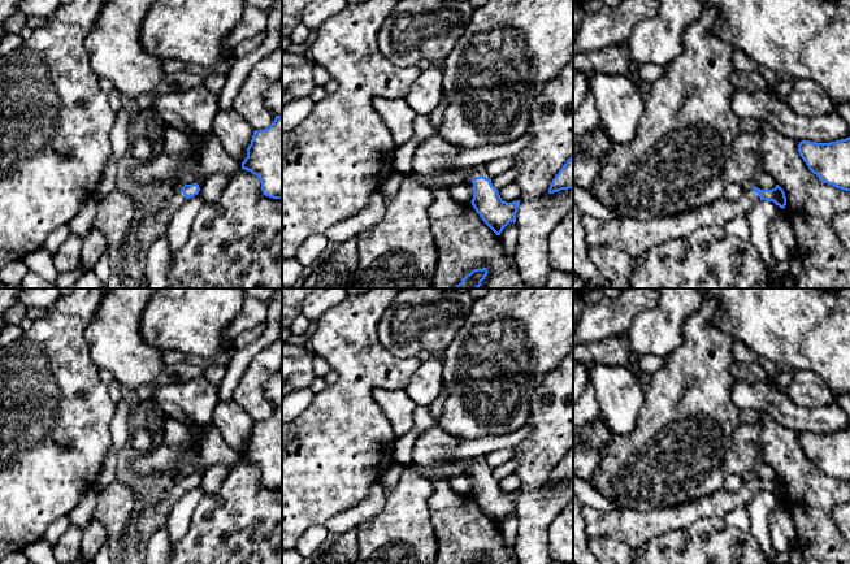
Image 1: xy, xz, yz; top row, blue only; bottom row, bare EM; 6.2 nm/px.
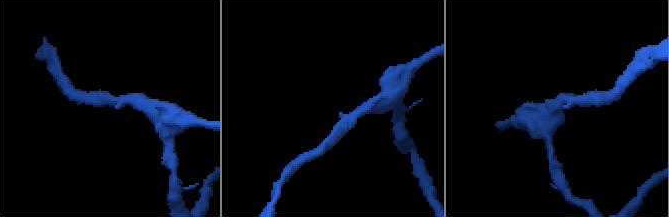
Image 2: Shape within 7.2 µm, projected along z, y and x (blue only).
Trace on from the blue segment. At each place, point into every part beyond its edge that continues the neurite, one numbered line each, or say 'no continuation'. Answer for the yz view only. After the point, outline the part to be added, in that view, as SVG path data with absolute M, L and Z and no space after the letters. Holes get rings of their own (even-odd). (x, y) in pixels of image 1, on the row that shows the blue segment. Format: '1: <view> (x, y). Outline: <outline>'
1: yz (633, 237). Outline: M745 188L736 201L723 198L710 205L675 216L649 221L634 218L604 221L585 214L582 216L582 225L590 246L607 244L638 257L650 248L668 240L686 238L703 226L723 227L733 218L745 220L759 200L759 195L753 188Z

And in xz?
1: xz (476, 172). Outline: M482 166L473 168L470 172L468 172L467 175L469 177L469 181L472 181L474 177L483 175L483 168Z

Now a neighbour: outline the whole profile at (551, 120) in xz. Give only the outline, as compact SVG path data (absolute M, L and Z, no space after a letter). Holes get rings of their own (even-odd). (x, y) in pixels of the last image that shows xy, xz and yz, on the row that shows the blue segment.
M573 58L538 96L532 108L528 133L533 140L515 156L512 166L517 170L515 183L521 190L516 213L519 243L513 263L528 288L546 288L547 276L552 270L548 263L550 235L573 208L573 188L548 192L552 179L573 155Z

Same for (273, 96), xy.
M282 79L268 88L264 94L264 103L269 112L282 116Z

